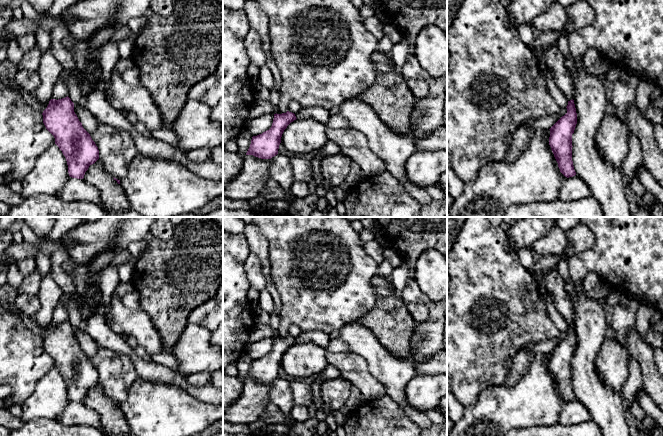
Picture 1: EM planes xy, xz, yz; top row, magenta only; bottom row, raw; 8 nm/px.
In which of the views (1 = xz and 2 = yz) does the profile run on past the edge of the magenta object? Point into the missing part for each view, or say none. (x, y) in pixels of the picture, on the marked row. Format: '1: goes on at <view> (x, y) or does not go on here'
1: does not go on here
2: does not go on here

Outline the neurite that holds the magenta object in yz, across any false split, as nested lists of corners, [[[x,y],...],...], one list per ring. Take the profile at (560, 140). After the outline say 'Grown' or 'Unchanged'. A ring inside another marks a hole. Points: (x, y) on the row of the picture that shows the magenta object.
[[[574,100],[568,101],[567,113],[549,130],[549,145],[558,163],[560,172],[567,178],[576,175],[572,161],[572,134],[577,124]]]. Unchanged

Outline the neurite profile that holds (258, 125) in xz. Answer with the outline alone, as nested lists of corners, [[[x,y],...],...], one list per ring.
[[[264,114],[247,122],[246,129],[253,136],[257,136],[271,128],[273,119],[274,119],[273,114]]]

